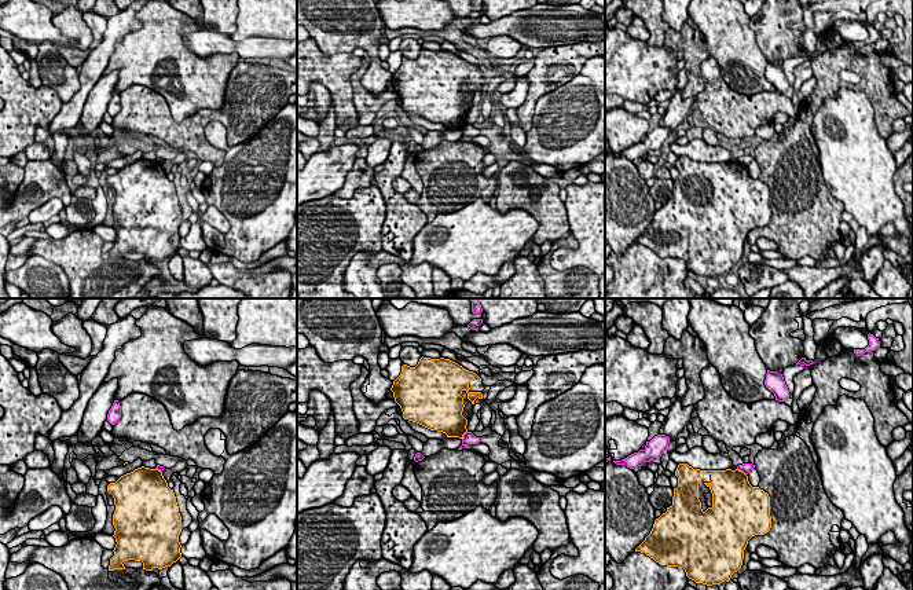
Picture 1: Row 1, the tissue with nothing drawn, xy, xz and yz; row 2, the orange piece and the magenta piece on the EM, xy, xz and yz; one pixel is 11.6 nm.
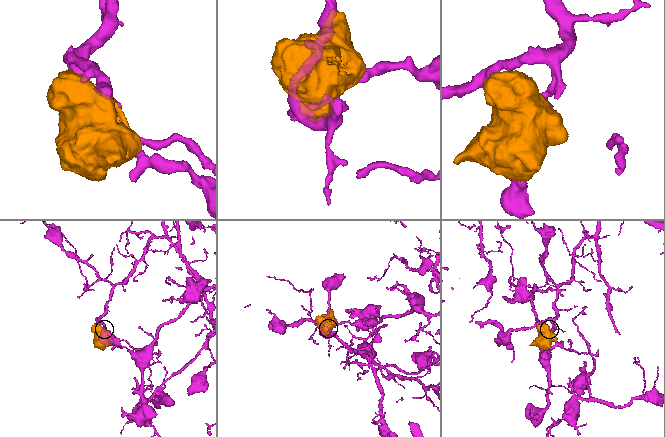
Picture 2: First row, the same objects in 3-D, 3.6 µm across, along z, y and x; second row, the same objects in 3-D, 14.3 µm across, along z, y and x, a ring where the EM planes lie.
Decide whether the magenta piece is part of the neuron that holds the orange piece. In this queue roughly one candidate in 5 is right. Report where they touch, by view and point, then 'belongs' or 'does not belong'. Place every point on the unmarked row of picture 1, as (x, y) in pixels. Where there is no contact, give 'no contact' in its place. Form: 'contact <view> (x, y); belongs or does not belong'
contact yz (740, 162); does not belong

